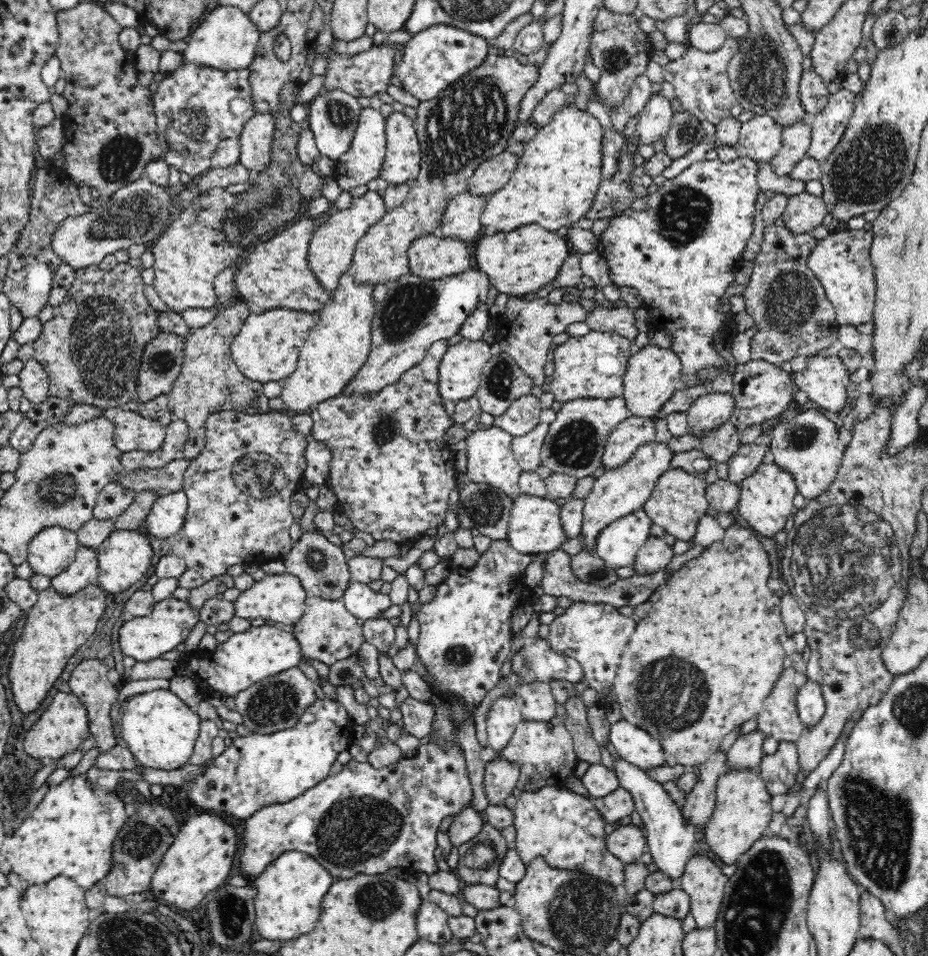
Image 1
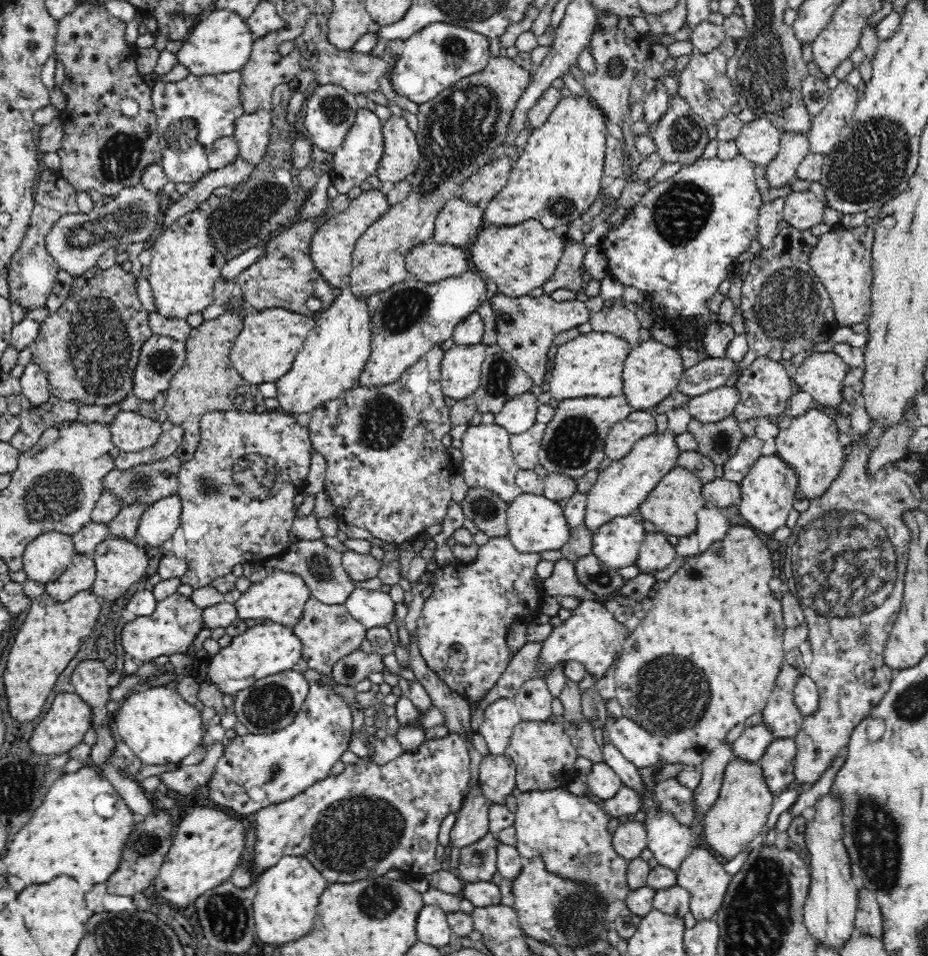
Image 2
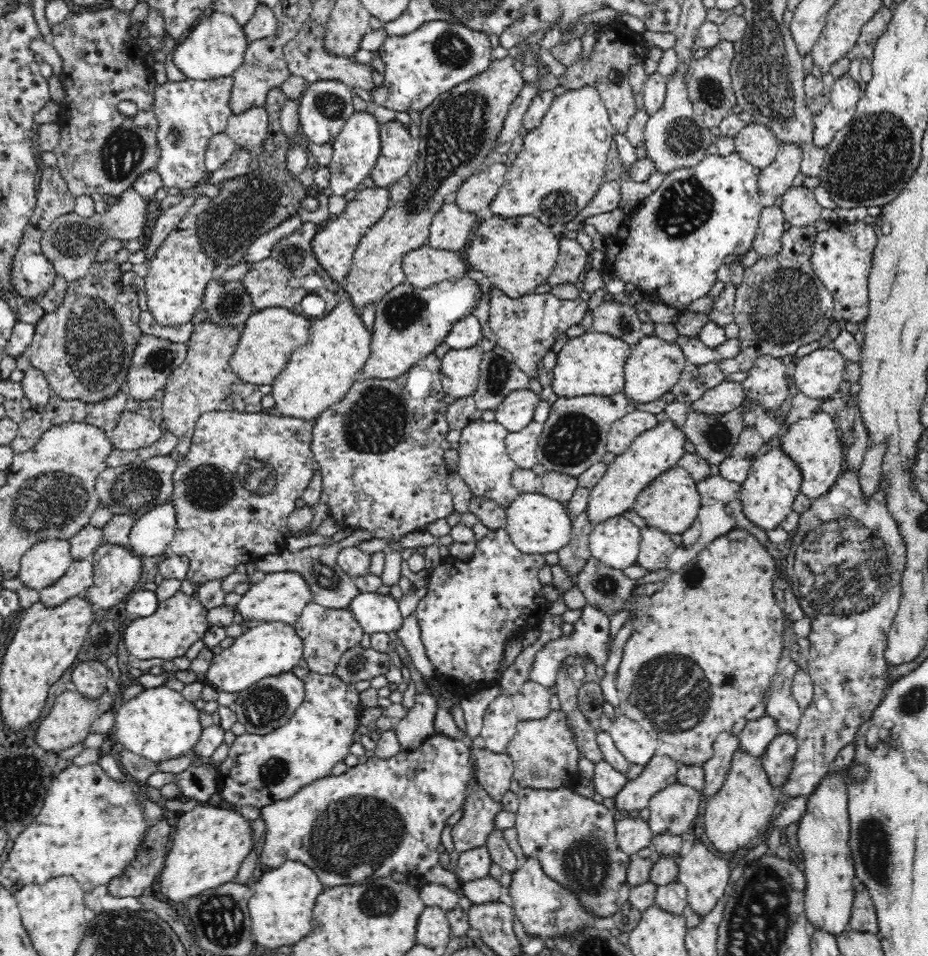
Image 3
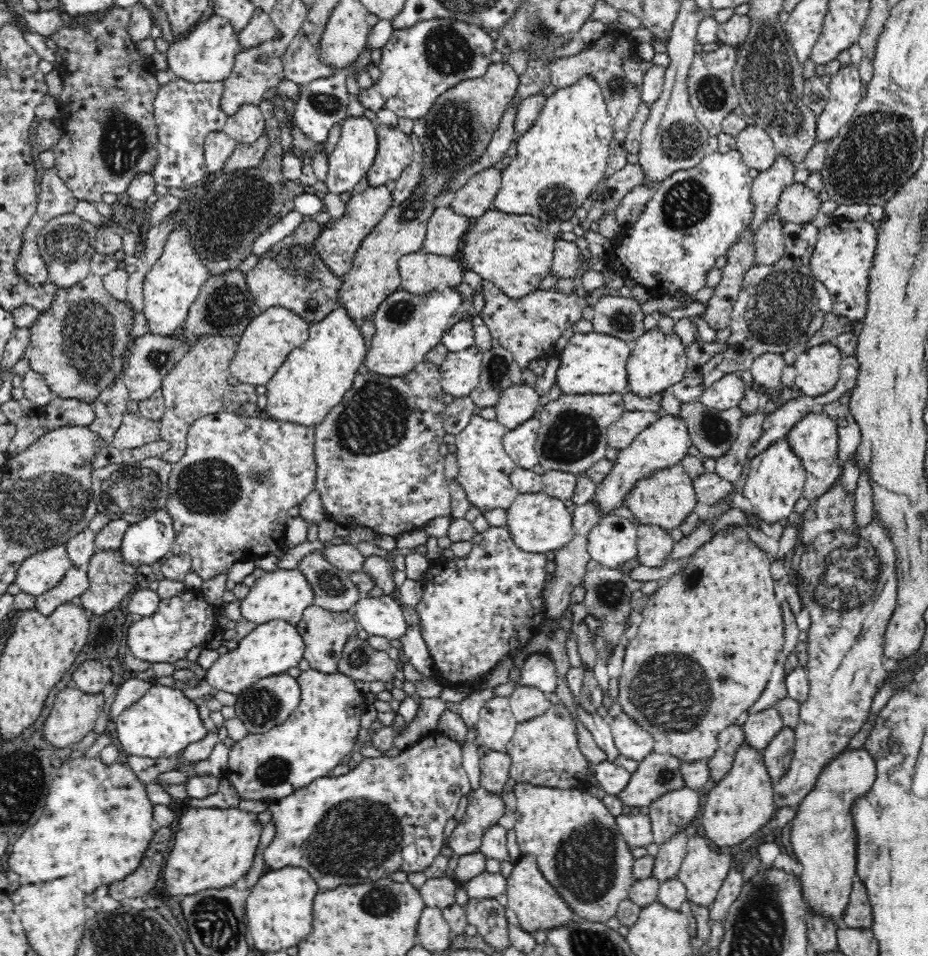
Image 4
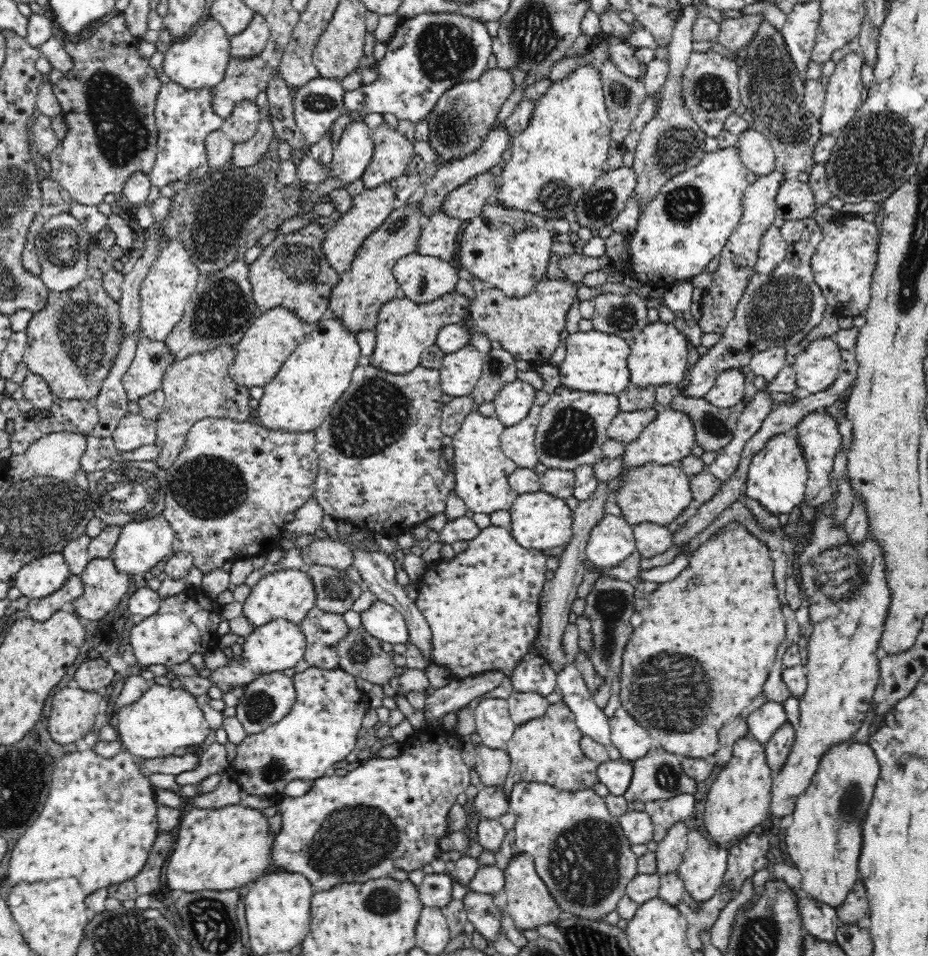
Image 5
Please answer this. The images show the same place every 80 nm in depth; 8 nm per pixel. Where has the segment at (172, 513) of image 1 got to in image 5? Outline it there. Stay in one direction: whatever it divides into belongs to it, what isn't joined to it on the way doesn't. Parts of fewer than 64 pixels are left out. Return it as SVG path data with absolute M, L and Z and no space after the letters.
M162 513L154 518L141 522L130 522L122 527L118 541L114 545L110 560L114 562L116 571L126 574L132 578L137 574L144 574L154 568L168 554L174 552L173 541L175 540L174 530L164 518Z

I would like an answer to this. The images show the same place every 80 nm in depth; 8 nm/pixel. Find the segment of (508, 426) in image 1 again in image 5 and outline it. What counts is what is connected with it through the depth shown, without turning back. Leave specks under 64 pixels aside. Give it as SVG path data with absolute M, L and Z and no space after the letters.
M517 378L506 382L493 398L498 420L506 427L514 426L522 418L526 418L533 405L536 390L528 382Z

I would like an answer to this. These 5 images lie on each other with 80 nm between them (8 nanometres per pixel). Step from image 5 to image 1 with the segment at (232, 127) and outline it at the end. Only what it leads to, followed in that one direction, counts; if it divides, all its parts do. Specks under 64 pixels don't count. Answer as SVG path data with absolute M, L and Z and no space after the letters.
M254 113L238 136L240 158L253 175L263 175L270 164L270 146L274 136L276 119L272 114Z

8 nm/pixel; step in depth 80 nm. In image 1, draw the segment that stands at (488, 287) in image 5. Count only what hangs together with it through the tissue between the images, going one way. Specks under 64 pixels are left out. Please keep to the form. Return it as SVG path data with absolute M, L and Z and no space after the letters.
M522 297L507 299L503 313L495 318L497 324L496 341L502 351L510 355L518 366L532 379L533 385L544 384L543 367L548 362L548 352L552 346L552 338L557 334L566 332L568 326L576 322L586 322L587 312L578 300L562 301L553 304L548 299L536 297L527 300Z

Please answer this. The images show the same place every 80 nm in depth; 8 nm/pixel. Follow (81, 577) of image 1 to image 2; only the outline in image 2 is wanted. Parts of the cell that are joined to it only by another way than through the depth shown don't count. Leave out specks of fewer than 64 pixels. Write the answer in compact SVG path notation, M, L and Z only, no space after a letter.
M75 554L67 569L50 584L45 593L54 601L66 602L78 592L90 591L95 581L96 567L93 558Z

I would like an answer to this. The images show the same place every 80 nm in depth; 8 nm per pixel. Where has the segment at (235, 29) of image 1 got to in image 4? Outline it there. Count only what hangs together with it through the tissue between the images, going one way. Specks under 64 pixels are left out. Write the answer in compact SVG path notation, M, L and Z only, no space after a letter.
M210 14L202 23L198 23L190 30L187 38L169 46L166 54L169 74L174 79L191 84L223 82L230 77L235 58L241 50L236 34L230 21Z

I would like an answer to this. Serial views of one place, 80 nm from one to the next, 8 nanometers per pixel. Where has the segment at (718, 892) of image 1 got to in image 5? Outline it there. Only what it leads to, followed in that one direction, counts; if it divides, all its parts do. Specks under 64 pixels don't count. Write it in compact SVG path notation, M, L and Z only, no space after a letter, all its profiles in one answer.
M695 829L687 832L687 848L677 872L693 900L710 900L720 888L726 872L727 854L726 849L710 844L702 832Z

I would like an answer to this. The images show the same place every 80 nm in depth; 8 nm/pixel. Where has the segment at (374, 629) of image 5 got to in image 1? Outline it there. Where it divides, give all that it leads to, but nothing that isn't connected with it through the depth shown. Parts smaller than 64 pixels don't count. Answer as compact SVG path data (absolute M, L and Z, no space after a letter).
M352 580L341 600L352 616L364 622L384 618L383 613L393 605L389 595L374 592L365 583Z

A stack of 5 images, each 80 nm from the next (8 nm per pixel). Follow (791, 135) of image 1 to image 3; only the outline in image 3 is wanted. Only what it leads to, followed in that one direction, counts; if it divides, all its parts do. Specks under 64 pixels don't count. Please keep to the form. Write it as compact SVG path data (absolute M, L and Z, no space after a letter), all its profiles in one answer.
M790 143L779 145L774 162L757 174L757 188L760 195L780 199L791 187L796 174L801 172L802 147Z

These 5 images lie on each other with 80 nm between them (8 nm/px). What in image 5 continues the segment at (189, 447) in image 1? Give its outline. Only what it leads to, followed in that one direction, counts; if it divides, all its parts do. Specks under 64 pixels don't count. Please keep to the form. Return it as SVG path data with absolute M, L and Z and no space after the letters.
M220 345L205 353L193 354L180 362L173 362L164 375L161 388L165 394L163 410L156 419L157 432L154 445L158 446L156 467L166 470L182 450L188 431L195 422L205 418L229 418L244 422L252 419L254 409L250 407L248 388L240 386L229 375L234 362L235 348Z

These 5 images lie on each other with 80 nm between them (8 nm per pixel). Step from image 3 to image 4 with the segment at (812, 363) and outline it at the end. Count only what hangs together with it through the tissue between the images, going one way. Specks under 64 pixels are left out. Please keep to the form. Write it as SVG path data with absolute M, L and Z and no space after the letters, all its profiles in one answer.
M834 341L822 342L802 351L795 359L795 384L803 395L819 396L838 382L844 353Z

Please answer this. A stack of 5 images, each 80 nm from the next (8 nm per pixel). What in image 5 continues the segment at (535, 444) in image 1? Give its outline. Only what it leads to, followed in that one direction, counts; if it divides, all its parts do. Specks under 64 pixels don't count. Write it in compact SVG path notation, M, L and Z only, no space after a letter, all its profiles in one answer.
M532 405L526 418L514 426L506 426L500 436L501 449L520 468L532 468L539 461L535 447L535 434L541 406Z

